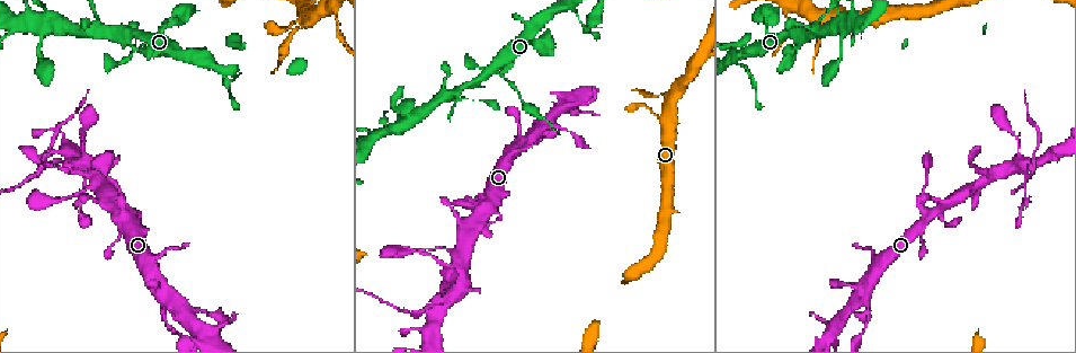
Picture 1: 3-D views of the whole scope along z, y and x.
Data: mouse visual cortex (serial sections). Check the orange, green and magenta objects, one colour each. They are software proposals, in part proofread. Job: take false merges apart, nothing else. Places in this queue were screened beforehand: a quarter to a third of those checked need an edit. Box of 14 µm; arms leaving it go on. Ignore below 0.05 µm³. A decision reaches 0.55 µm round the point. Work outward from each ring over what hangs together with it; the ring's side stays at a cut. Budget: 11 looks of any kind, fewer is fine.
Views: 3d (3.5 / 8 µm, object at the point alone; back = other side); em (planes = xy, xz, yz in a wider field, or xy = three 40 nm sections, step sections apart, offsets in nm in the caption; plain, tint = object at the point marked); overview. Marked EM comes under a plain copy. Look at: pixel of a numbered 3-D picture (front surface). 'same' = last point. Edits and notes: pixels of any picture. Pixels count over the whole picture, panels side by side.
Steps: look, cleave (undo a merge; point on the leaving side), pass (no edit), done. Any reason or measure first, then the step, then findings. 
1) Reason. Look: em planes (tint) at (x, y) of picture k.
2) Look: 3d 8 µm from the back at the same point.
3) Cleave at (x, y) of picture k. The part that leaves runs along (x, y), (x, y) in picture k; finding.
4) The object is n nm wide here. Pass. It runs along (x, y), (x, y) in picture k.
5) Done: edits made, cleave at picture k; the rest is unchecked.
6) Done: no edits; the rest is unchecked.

Arms run side by side. Look: 3d 3.5 µm at (816, 29) of picture 1.

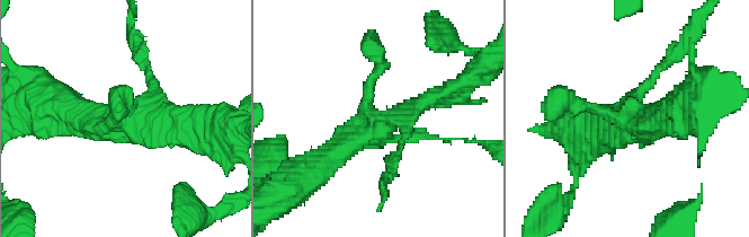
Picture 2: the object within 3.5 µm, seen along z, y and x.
Shape alone is not enough. Look: em xy step 1 (tint) at (380, 125) of picture 2.

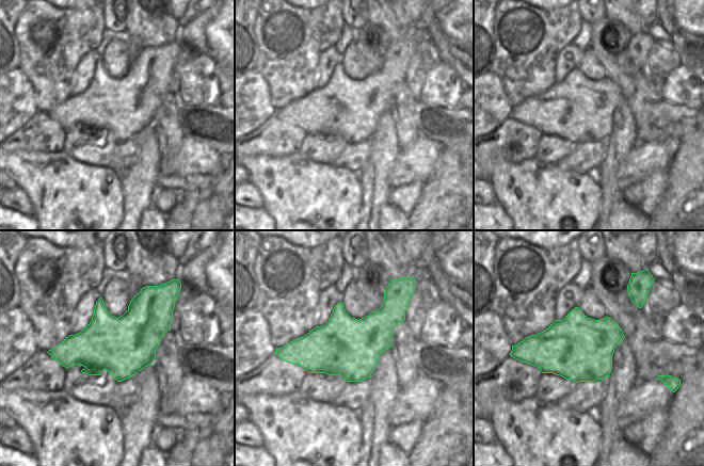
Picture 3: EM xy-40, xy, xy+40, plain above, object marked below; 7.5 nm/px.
Pass. It runs along (445, 95), (379, 124), (320, 161) in picture 2; continuous, no second cell.

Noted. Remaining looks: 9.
A narrow waist. Look: 3d 3.5 µm at (133, 52) of picture 1.

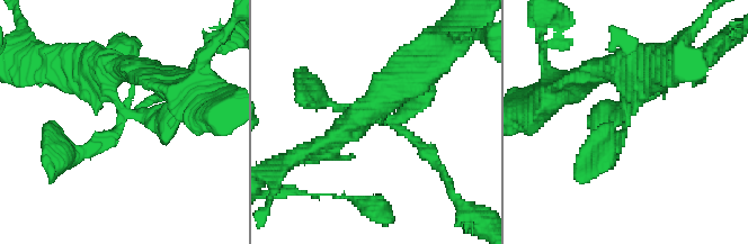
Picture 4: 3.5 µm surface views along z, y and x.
Look: em xy step 3 (tint) at (120, 127) of picture 4.

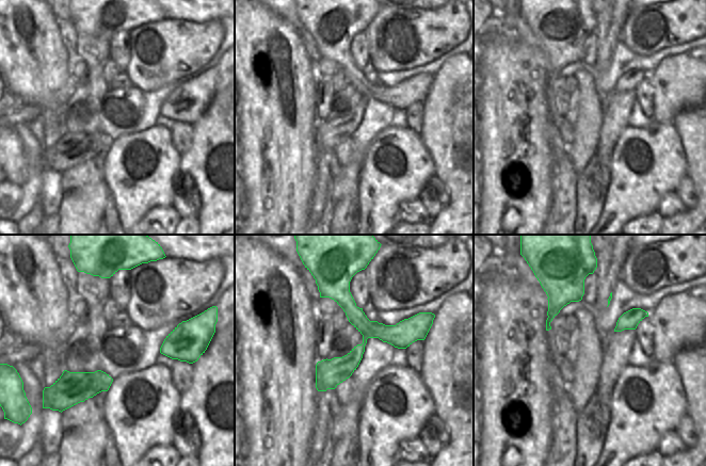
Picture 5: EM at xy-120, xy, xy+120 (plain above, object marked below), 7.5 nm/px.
Cut it another way. Look: em xy step 5 (tint) at the same point.

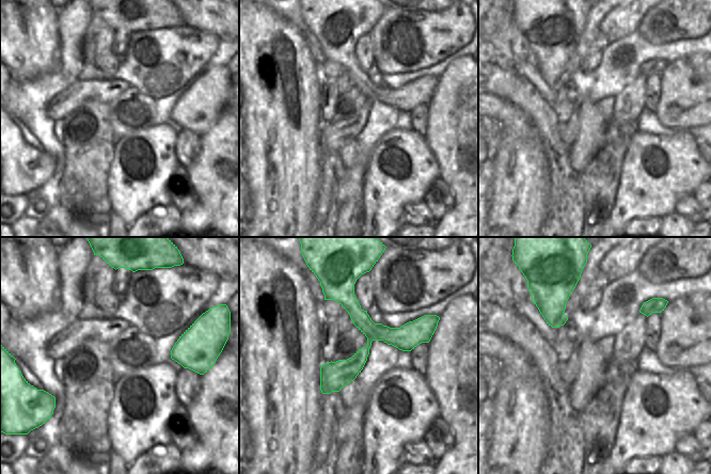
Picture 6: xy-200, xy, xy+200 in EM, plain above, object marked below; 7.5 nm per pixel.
Cleave at (611, 110) of picture 4. The part that leaves runs along (382, 119), (417, 142), (445, 177) in picture 4; two cells meet here.

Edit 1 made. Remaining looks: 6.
Thin arm on a thick one. Look: 3d 3.5 µm from the back at (310, 21) of picture 1.

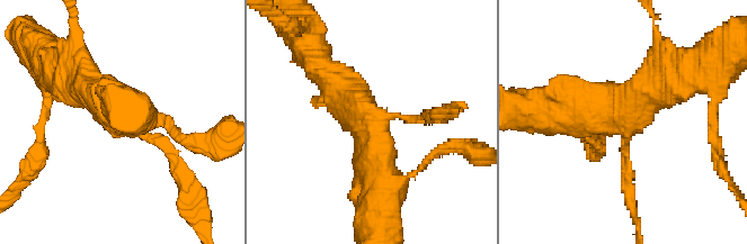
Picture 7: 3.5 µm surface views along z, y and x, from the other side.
Need the tissue. Look: em xy step 3 (tint) at (615, 122) of picture 7.

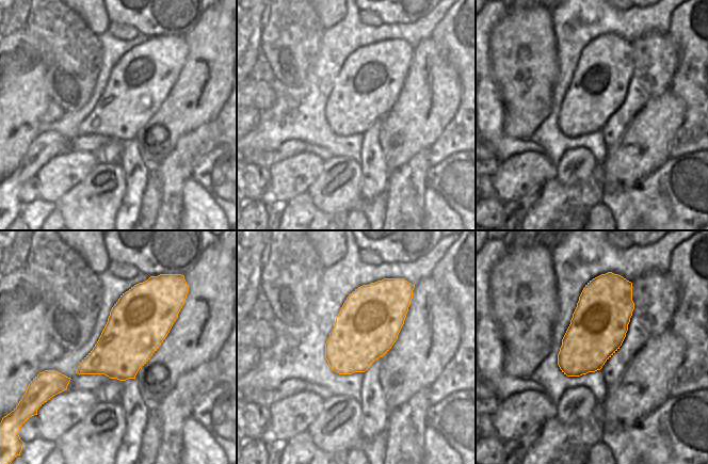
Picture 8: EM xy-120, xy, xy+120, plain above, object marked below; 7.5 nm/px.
3 arms meet here; the arms are 150, 500, 600 nm wide. Cleave at (172, 160) of picture 7. The part that leaves runs along (140, 135), (178, 159), (196, 222) in picture 7; a second cell is stuck on.

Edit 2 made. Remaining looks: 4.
See it whole again. Look: overview.

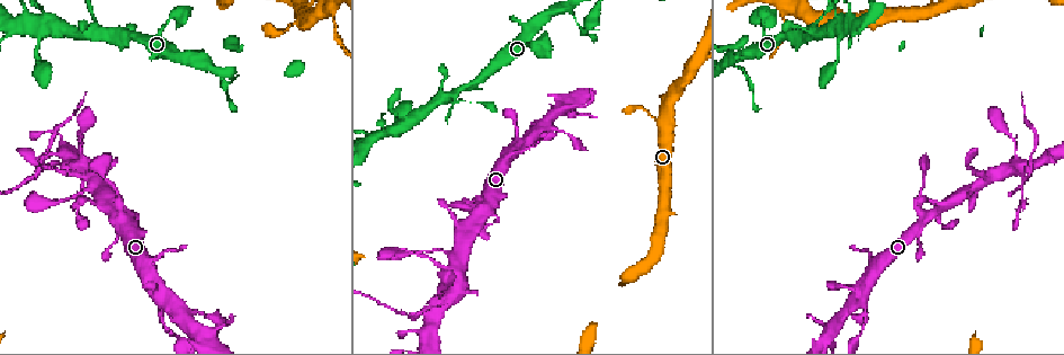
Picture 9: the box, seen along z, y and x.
Small branch off a trunk. Look: 3d 3.5 µm at (334, 12) of picture 9.

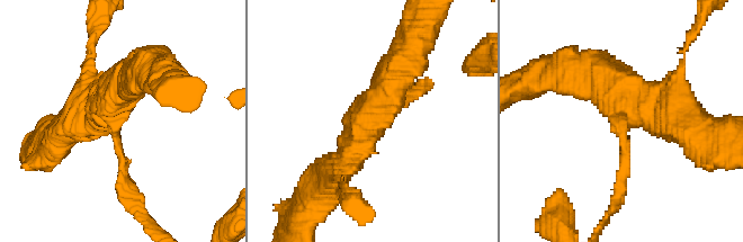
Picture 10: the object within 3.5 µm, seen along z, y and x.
3 arms meet here; the arms are 150, 450, 500 nm wide. Look: em xy step 5 (tint) at (625, 123) of picture 10.

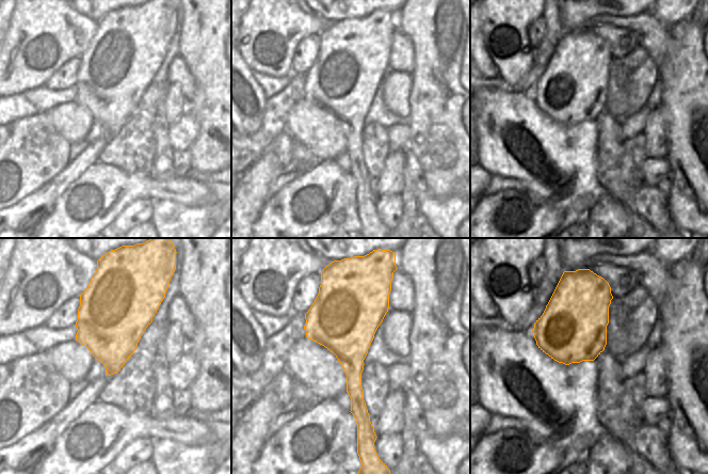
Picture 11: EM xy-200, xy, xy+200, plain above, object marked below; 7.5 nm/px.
Pass. It runs along (669, 117), (629, 102), (620, 196) in picture 10; all the same cell.

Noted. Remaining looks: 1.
Done: edits made, cleave at picture 4, cleave at picture 7; the rest is unchecked.

